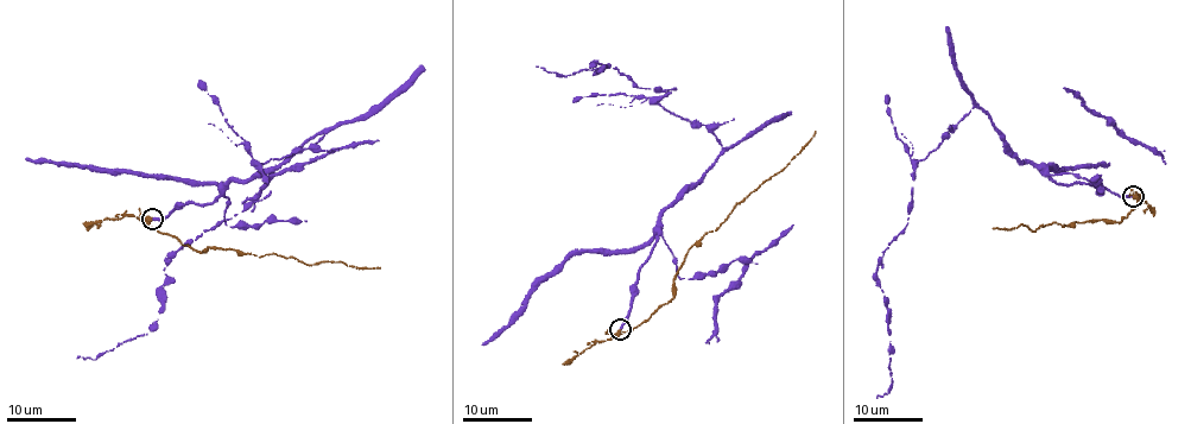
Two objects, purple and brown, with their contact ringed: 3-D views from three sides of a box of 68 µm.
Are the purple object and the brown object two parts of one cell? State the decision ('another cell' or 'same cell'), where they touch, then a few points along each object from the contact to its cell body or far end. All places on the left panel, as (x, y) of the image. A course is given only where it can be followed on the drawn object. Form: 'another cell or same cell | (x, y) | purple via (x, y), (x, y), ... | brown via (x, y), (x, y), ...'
another cell | (152, 219) | purple via (152, 220), (210, 203), (324, 134), (259, 164), (270, 192), (182, 246), (165, 267), (151, 331), (76, 358) | brown via (152, 220), (152, 228), (202, 252), (228, 248), (259, 257), (293, 257), (310, 265), (341, 261), (380, 267)

